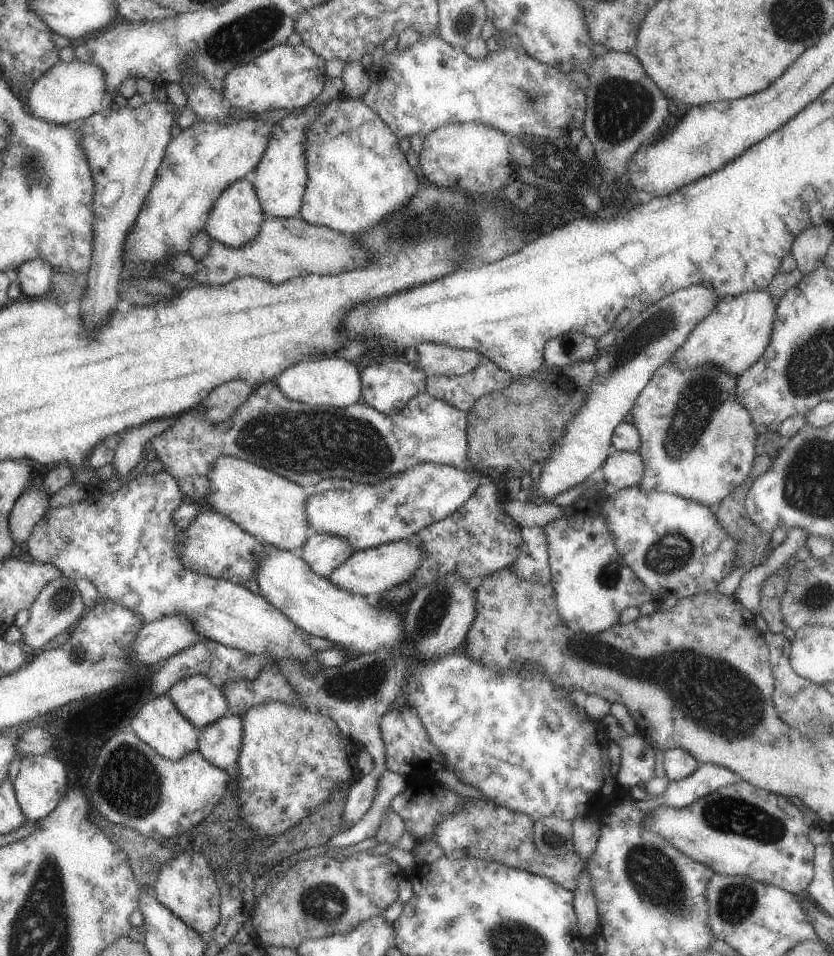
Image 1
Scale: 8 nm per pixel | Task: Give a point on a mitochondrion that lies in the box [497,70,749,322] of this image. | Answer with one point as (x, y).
(621, 109)

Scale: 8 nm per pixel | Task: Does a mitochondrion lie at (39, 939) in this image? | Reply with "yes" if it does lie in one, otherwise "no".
yes

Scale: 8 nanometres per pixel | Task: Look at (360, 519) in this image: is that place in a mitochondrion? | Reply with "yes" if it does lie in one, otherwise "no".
no

